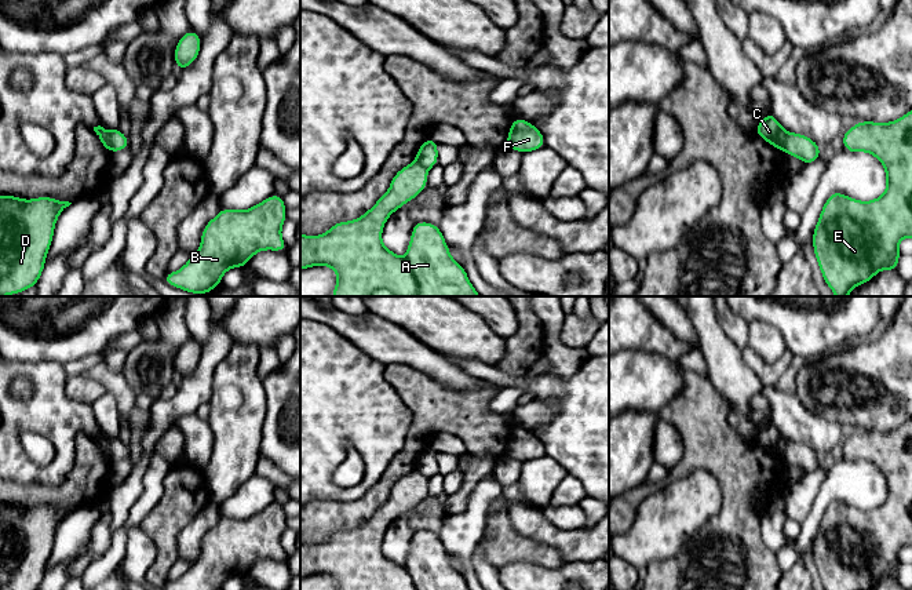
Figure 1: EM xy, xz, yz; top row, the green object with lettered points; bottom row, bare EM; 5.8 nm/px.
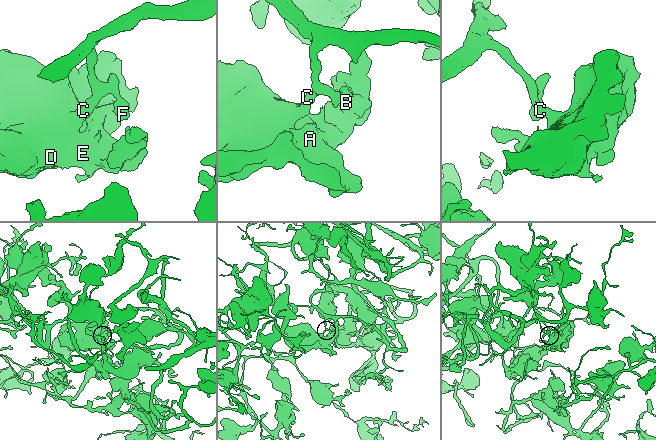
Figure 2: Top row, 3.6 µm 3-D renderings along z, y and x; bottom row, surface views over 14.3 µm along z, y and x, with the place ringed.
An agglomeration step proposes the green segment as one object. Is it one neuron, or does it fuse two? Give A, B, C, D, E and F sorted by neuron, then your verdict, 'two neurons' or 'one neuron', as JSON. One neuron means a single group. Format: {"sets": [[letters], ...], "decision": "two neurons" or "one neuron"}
{"sets": [["A", "B", "D", "E"], ["C", "F"]], "decision": "two neurons"}

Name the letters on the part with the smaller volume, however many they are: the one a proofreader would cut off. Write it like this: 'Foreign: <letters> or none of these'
Foreign: A, B, D, E

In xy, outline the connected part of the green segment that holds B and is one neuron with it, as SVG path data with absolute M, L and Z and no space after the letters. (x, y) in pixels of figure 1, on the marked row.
M273 194L249 210L238 211L223 208L212 218L201 234L197 252L178 272L167 273L164 281L179 289L205 295L220 285L222 276L230 267L245 267L249 259L259 251L288 251L281 237L281 227L287 219L284 199Z

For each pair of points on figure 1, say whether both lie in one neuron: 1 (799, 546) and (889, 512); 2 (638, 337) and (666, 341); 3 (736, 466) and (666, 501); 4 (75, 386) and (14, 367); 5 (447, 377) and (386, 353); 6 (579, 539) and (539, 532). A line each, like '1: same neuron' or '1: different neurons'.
1: same neuron
2: same neuron
3: different neurons
4: different neurons
5: same neuron
6: same neuron

